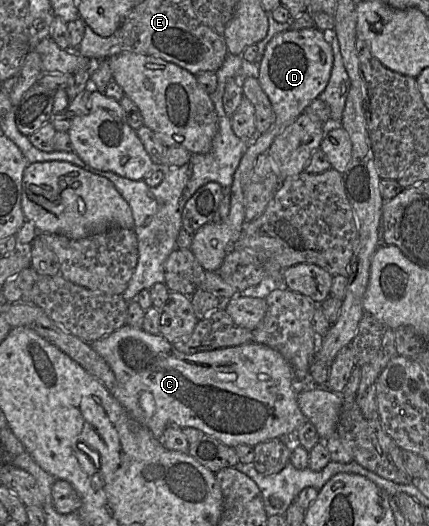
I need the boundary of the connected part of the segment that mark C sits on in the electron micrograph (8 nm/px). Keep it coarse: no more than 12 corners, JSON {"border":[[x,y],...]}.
{"border":[[128,325],[90,343],[160,439],[236,447],[308,421],[271,347],[186,354]]}

